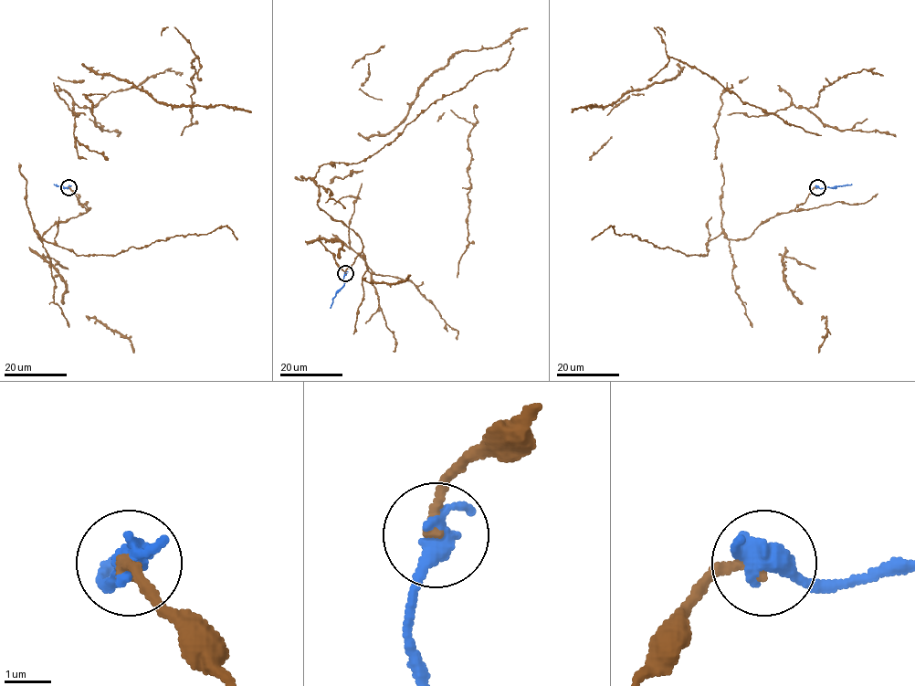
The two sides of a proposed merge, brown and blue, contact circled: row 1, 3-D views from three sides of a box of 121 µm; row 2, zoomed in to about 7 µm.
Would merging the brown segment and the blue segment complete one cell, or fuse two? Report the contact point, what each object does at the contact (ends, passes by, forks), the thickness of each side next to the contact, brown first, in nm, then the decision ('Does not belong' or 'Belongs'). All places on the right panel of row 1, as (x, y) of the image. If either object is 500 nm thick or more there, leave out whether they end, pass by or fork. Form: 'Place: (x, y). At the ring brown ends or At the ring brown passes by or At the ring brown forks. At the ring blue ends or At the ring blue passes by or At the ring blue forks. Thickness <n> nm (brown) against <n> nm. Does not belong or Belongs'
Place: (817, 187). Thickness 300 nm (brown) against 550 nm. Belongs

